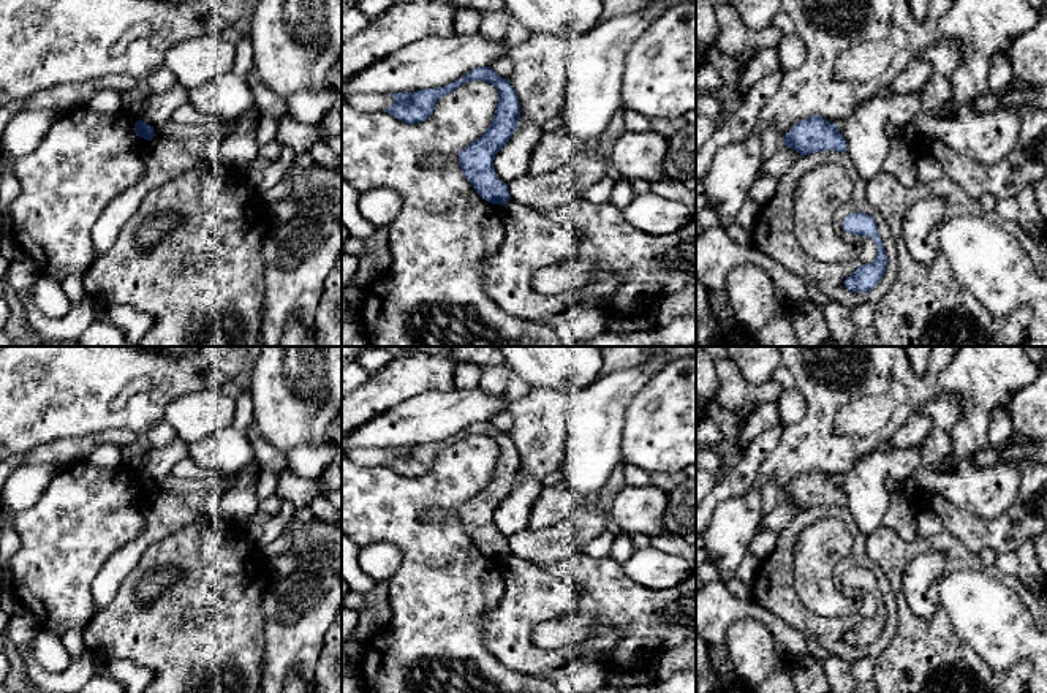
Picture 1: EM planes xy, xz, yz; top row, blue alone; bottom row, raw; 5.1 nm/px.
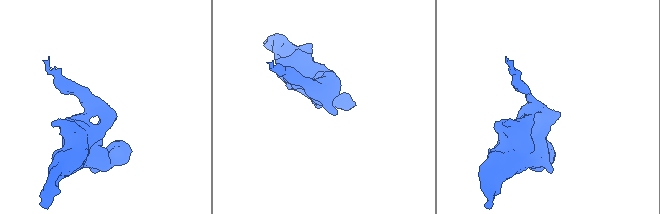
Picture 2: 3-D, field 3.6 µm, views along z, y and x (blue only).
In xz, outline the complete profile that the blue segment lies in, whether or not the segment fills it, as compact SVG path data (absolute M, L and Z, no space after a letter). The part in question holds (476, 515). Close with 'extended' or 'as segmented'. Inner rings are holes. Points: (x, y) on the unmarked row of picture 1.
M479 421L444 441L389 448L394 453L394 459L384 467L410 479L424 476L433 468L435 457L441 451L470 435L492 438L498 446L498 457L486 487L460 505L459 519L482 554L505 560L511 551L508 540L495 528L493 513L511 494L520 473L520 457L509 434L500 432L490 421Z | as segmented

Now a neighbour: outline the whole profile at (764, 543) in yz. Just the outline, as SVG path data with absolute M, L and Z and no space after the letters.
M759 530L754 541L750 544L750 552L761 562L767 559L777 546L778 533Z

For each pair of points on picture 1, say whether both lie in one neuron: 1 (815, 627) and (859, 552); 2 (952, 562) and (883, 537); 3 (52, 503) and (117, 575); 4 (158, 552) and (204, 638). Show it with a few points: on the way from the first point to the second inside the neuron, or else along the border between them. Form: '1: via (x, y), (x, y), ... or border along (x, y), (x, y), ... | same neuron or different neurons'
1: via (783, 583), (788, 535), (808, 516), (834, 513) | same neuron
2: via (940, 545), (902, 546) | same neuron
3: border along (133, 538), (98, 571), (92, 583), (92, 597) | different neurons
4: via (182, 564), (204, 586), (204, 614) | same neuron

